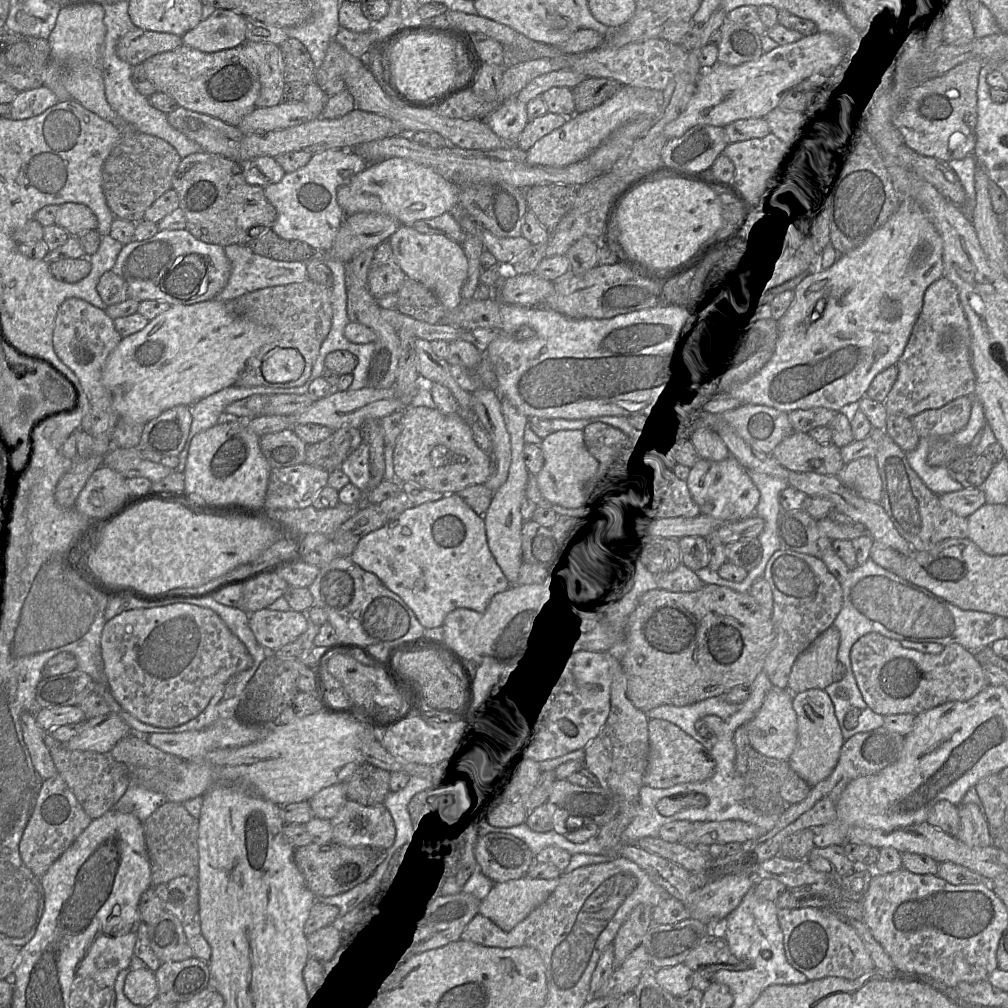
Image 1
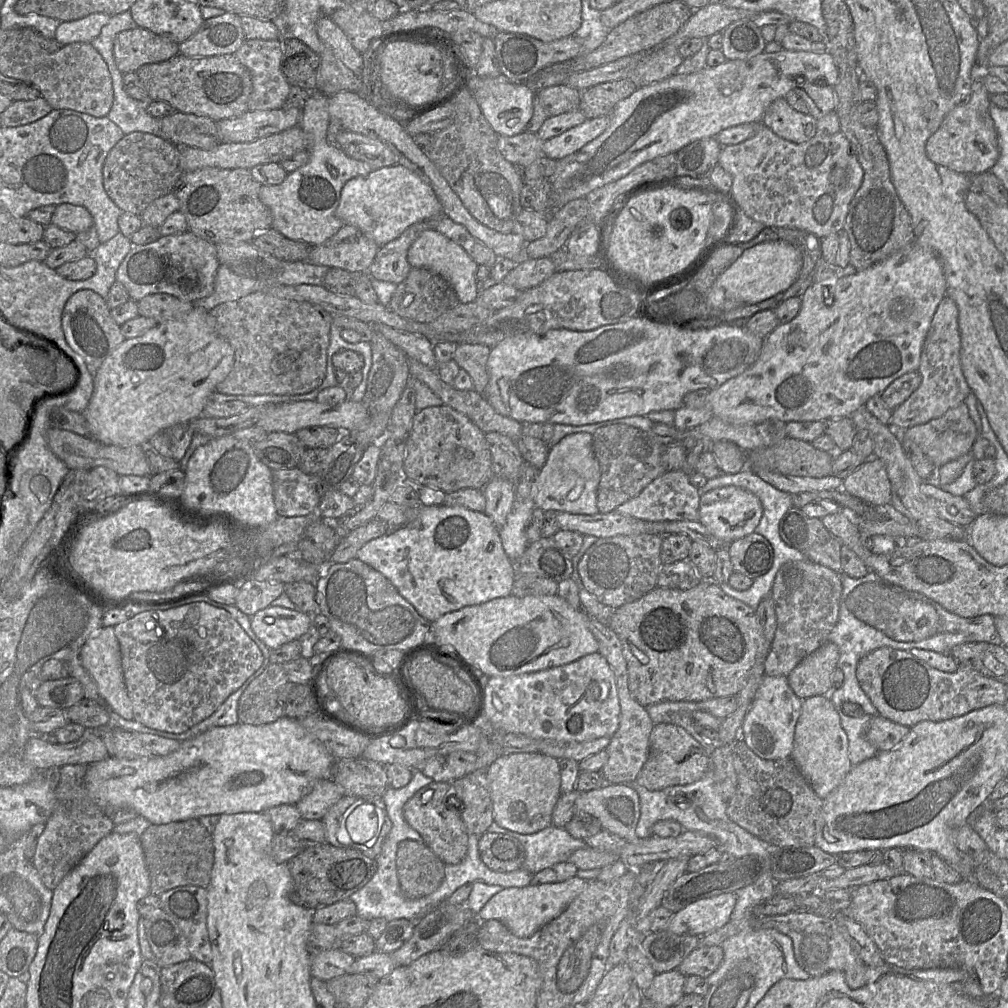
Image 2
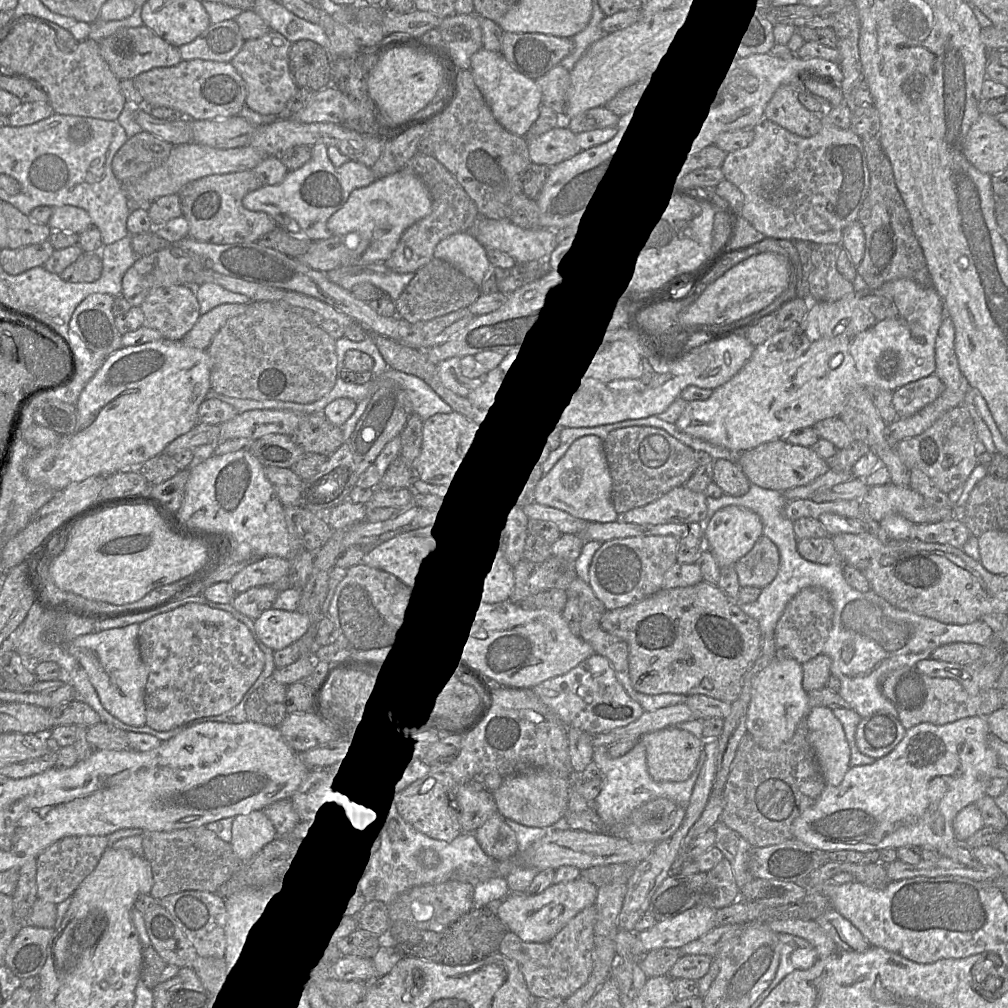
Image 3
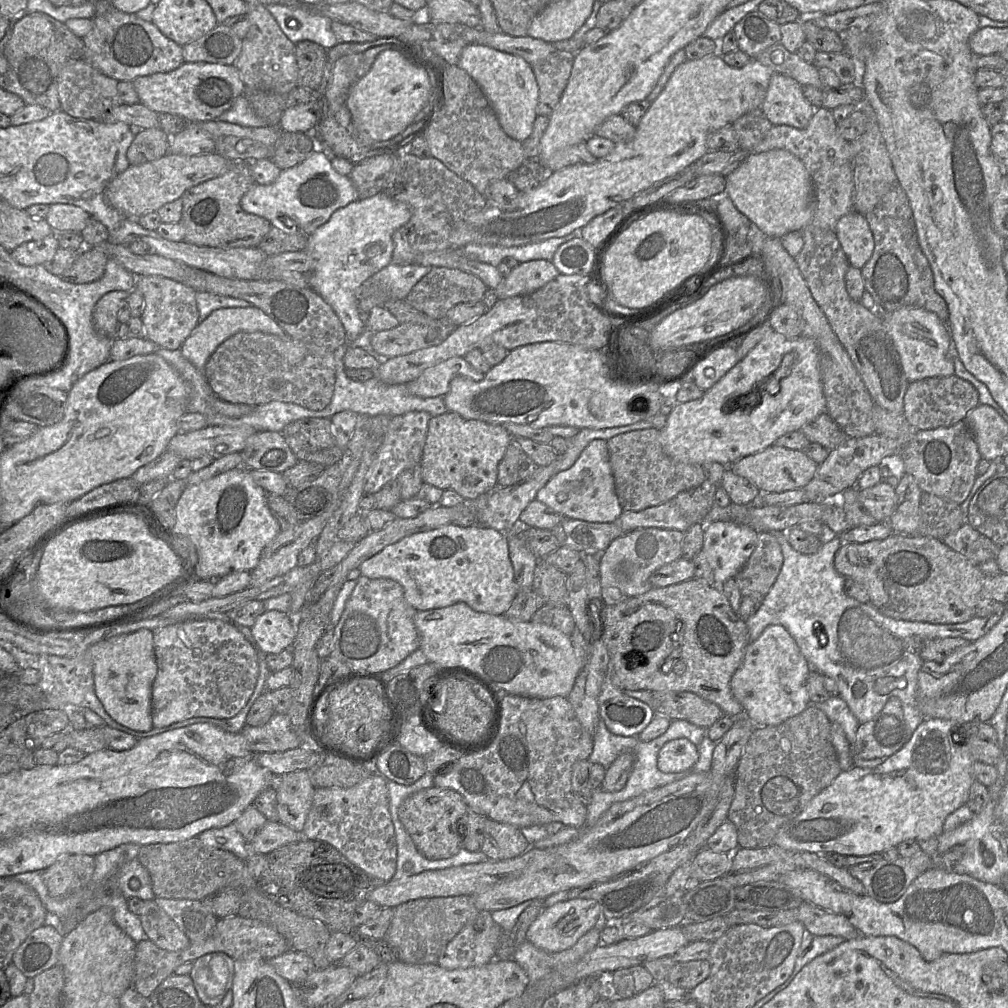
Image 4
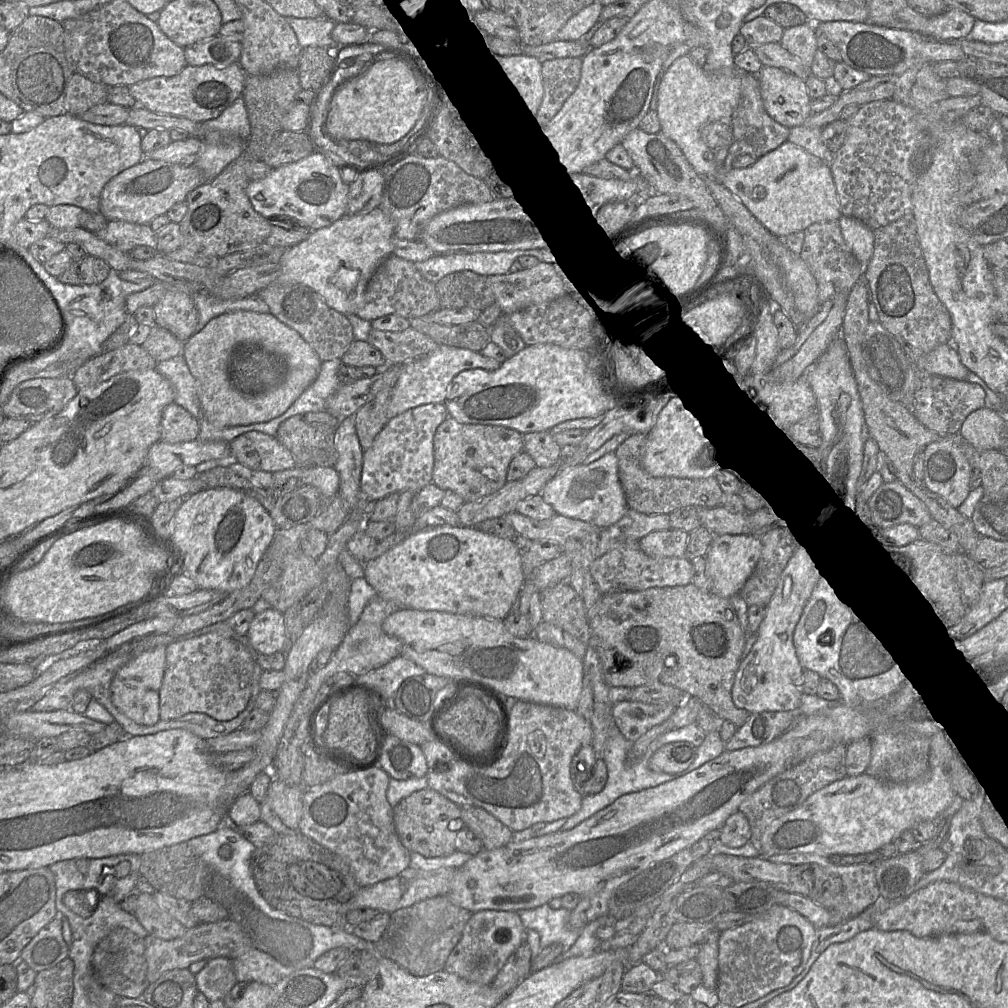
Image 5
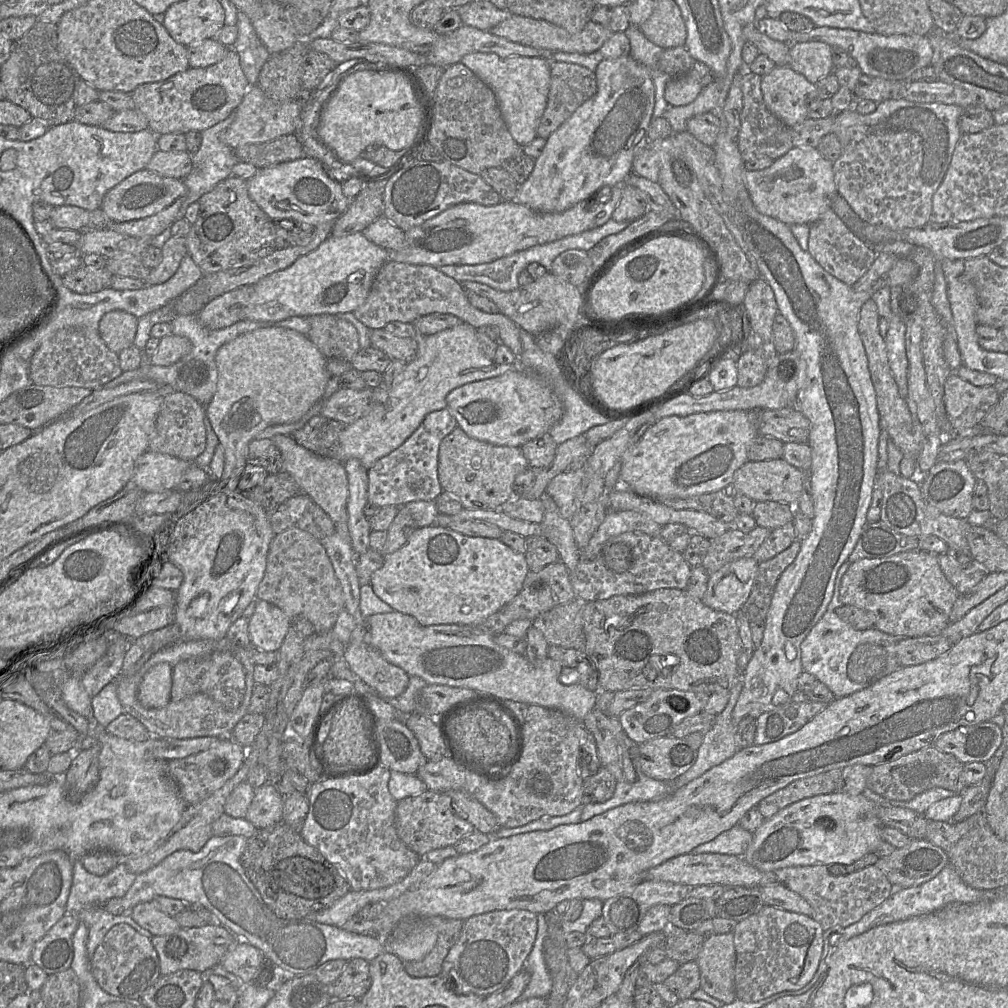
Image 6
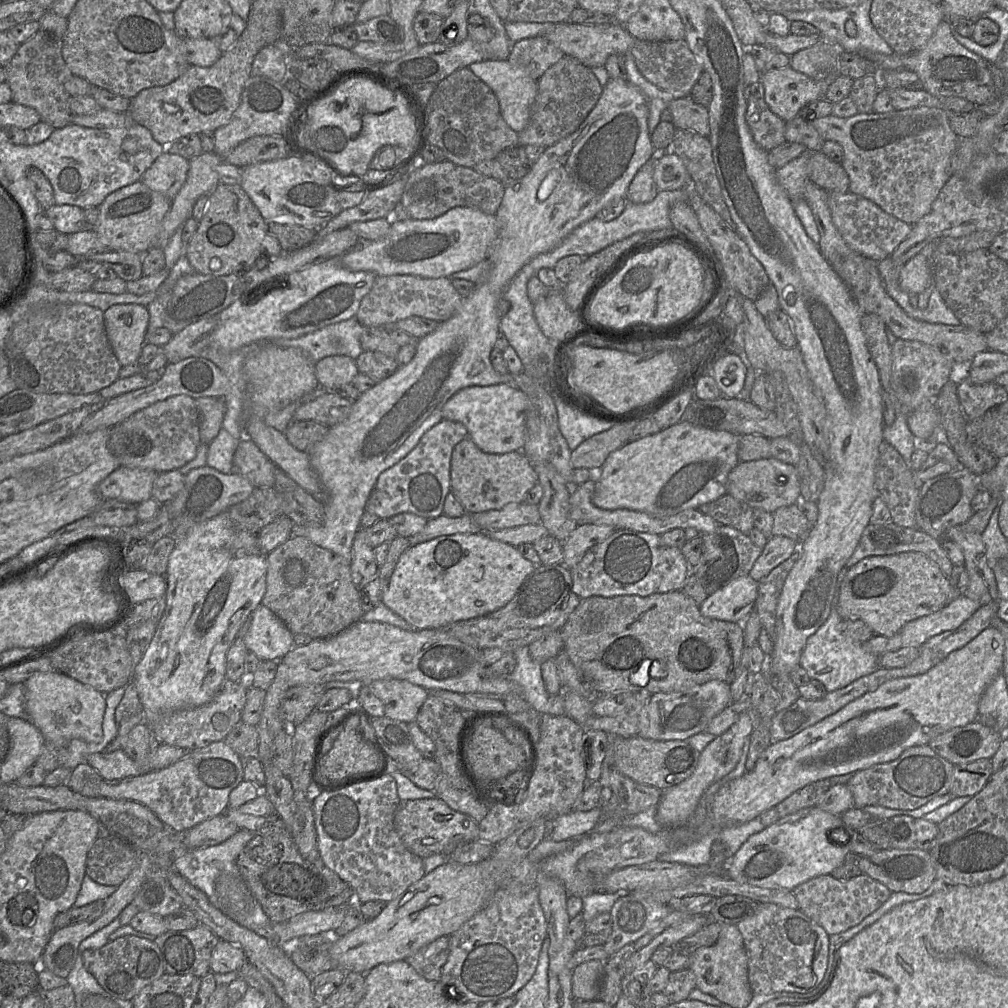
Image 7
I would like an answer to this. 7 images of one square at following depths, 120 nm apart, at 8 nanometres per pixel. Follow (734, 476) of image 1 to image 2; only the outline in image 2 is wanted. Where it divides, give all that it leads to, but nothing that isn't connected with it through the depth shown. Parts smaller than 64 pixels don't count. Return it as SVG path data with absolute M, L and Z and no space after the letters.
M724 486L702 493L700 496L699 521L716 538L730 544L755 532L763 514L760 500L753 493L737 486Z

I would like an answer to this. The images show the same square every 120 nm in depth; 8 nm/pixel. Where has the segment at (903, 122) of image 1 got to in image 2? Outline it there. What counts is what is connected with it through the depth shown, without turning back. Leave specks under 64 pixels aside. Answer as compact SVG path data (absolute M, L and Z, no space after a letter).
M983 70L975 75L969 97L946 115L926 143L926 154L931 161L968 175L990 172L1000 156L998 134L989 109L990 94L980 78L984 73Z

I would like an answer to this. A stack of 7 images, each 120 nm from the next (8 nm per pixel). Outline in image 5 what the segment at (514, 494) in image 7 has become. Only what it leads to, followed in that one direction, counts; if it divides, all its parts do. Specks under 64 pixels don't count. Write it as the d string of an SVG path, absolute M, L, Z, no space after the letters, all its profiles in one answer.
M452 417L445 419L433 437L434 465L432 483L444 491L458 494L464 502L475 502L500 490L506 483L511 460L523 451L523 435L500 426L463 424Z

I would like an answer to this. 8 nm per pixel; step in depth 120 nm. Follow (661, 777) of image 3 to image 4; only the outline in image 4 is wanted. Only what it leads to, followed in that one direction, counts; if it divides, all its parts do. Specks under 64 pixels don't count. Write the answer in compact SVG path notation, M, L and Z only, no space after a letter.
M678 738L661 747L657 767L663 773L692 772L698 758L698 746L686 738Z

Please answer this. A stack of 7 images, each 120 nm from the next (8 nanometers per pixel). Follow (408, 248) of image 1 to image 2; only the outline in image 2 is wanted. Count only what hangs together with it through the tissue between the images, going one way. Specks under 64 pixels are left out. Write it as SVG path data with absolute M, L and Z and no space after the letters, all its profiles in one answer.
M434 229L423 231L409 248L407 260L412 268L425 268L442 276L455 290L461 304L477 300L476 271L479 264L459 244L440 232Z

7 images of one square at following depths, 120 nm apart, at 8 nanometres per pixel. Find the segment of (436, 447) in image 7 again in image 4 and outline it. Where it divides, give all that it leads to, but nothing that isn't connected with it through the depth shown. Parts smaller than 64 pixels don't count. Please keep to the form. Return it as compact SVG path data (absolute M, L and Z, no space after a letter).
M412 411L391 418L383 443L366 476L364 493L375 494L388 482L397 480L404 470L420 464L431 418L425 411Z

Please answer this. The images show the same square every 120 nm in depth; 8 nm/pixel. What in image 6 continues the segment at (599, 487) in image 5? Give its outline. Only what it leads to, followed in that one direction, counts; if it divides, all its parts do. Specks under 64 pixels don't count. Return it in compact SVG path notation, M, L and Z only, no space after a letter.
M565 471L554 477L546 489L546 493L554 500L560 514L571 520L575 513L575 497L582 483L585 471Z

